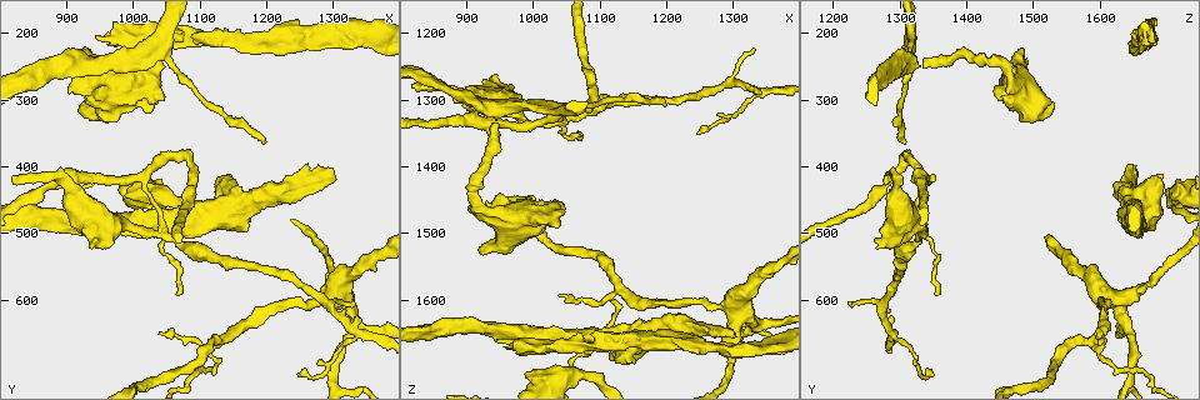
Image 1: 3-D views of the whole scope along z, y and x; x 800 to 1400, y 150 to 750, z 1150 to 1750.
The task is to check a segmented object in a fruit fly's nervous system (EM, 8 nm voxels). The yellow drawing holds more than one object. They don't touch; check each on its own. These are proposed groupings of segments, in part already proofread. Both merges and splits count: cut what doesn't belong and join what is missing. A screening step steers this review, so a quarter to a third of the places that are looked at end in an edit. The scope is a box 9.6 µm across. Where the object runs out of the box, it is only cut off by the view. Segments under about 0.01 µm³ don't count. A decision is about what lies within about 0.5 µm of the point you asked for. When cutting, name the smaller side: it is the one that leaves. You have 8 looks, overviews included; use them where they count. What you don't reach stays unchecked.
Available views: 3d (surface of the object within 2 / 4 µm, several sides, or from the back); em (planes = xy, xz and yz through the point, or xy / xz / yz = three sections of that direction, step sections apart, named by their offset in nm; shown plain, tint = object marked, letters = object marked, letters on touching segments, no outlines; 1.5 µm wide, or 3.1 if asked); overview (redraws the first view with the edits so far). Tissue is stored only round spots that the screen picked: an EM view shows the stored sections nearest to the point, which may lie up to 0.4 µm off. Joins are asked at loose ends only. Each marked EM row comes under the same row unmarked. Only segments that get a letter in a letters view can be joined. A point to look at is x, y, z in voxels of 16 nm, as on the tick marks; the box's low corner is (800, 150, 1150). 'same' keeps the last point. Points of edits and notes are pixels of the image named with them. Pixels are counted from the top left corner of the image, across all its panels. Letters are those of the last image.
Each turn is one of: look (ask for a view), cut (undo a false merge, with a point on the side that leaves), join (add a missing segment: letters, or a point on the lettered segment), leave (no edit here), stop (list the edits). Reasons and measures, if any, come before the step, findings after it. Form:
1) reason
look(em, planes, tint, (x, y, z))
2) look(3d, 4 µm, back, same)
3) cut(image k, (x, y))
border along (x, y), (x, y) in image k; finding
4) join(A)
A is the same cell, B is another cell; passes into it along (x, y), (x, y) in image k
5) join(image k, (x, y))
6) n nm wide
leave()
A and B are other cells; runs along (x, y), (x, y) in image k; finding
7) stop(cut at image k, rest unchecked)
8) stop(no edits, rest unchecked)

looks like a crossing
look(em, xy, step 4, tint, (1045, 500, 1330))

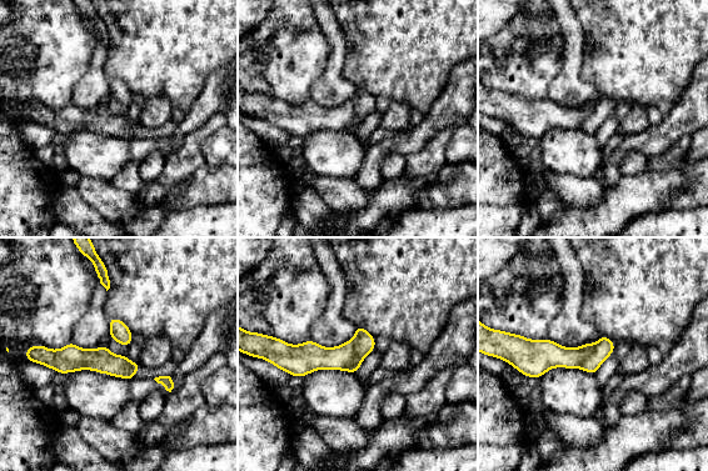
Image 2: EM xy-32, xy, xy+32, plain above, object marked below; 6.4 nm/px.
look(em, planes, letters, same)

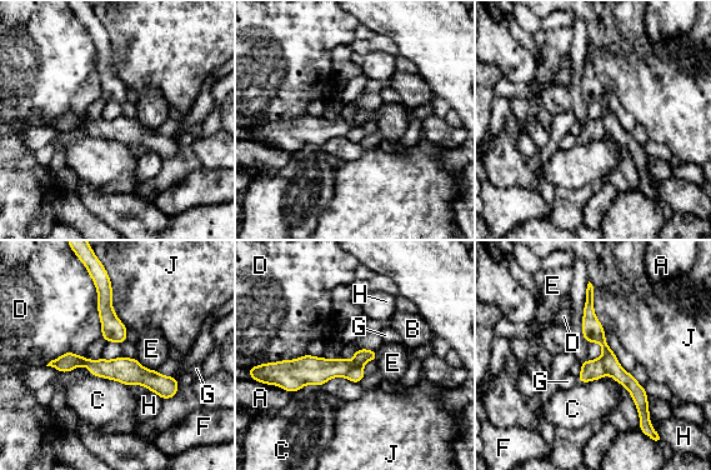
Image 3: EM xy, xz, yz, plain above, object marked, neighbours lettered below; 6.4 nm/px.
120 nm wide
cut(image 3, (356, 374))
A, B, C, D, E, F, G, H and J are other cells; the part that leaves runs along (590, 289), (592, 331), (637, 391), (642, 418) in image 3; a second neuron is stuck on

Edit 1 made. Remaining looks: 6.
a narrow waist
look(3d, 2 µm, (950, 250, 1320))

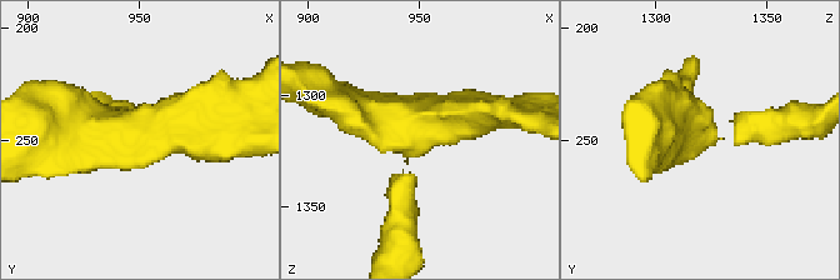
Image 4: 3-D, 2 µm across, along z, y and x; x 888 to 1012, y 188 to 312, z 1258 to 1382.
3 arms; arms of 240, 280, 280 nm; now the EM
look(em, planes, tint, (949, 247, 1316))

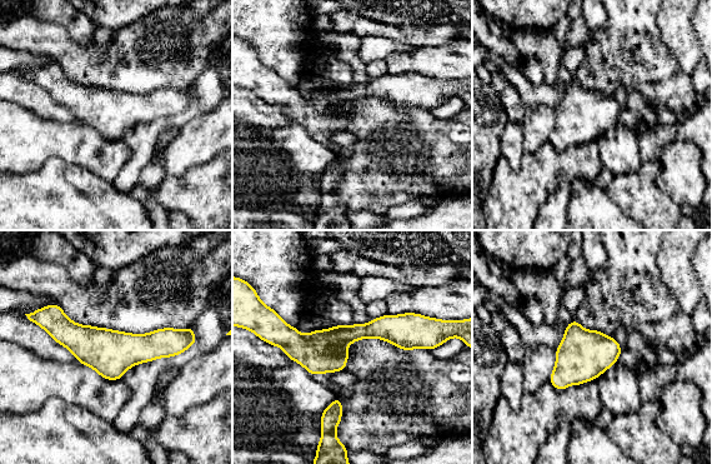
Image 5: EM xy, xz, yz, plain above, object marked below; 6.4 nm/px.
look(em, planes, letters, same)

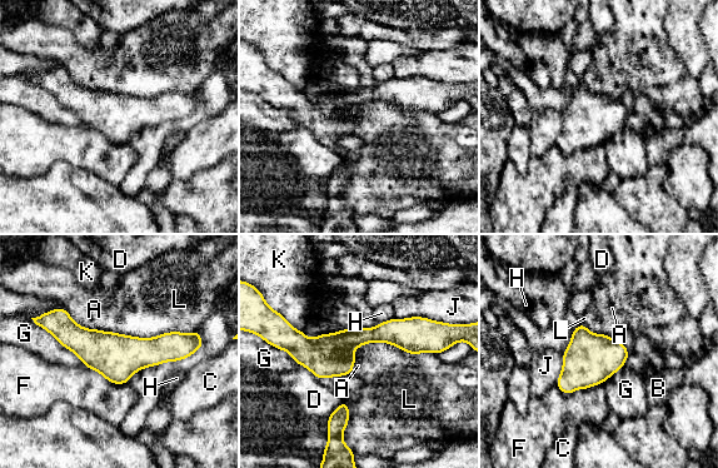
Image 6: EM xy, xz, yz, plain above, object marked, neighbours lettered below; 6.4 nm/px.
L touches over 550 nm
leave()
A, B, C, D, F, G, H, J, K and L are other cells; border along (352, 350), (385, 342), (438, 356) in image 6; one neuron here

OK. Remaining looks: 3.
sharp bend
look(em, xz, step 8, tint, (910, 240, 1445))

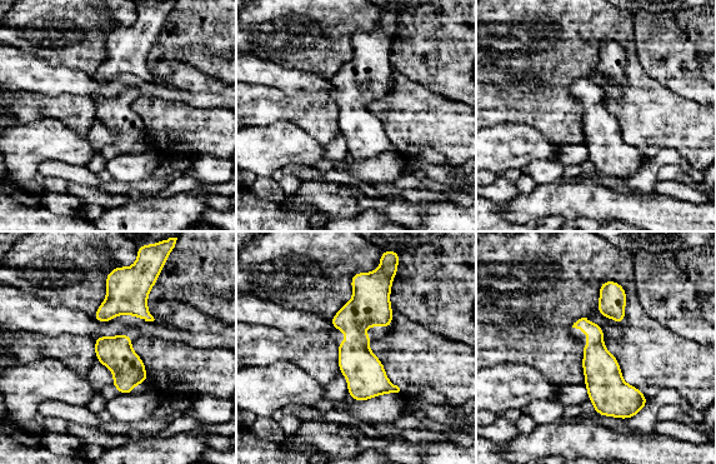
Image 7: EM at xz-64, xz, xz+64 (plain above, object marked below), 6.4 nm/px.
cut it another way
look(em, planes, letters, same)

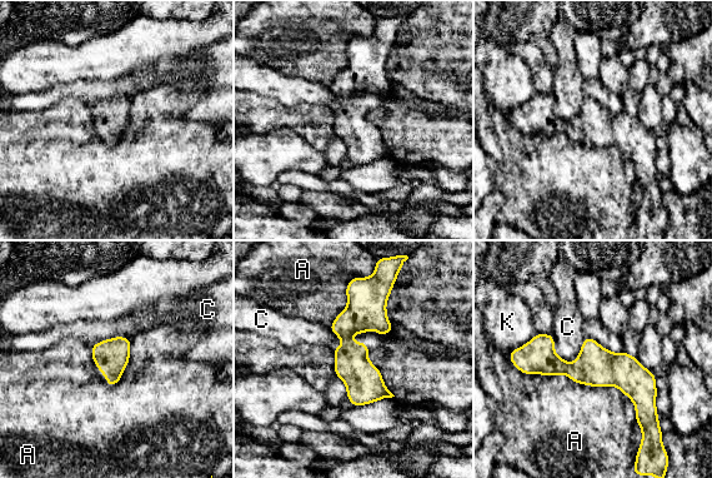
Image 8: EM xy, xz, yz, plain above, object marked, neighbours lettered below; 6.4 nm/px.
leave()
A, C and K are other cells; continuous, no second neuron

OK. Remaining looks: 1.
stop(cut at image 3, rest unchecked)

